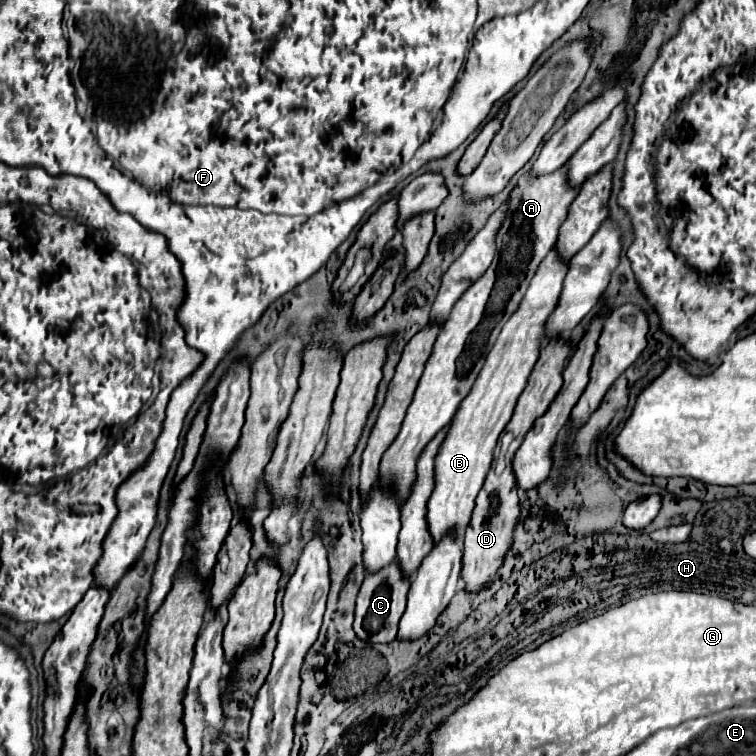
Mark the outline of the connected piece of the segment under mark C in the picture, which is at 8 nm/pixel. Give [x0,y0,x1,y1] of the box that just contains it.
[353,559,411,643]

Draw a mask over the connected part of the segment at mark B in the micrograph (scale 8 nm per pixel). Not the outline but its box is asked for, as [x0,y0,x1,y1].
[427,251,567,541]

